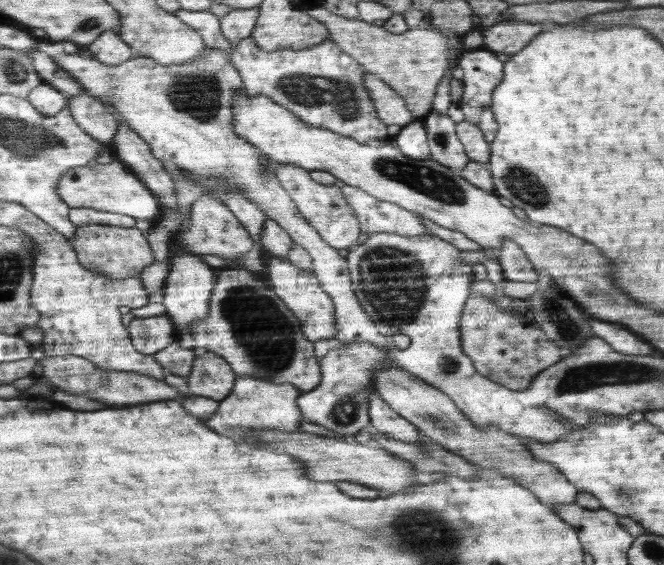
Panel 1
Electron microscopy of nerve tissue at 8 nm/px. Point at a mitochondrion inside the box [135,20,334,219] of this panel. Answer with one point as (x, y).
(198, 96)

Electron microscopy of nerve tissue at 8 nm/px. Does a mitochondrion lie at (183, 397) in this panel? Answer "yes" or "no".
no

